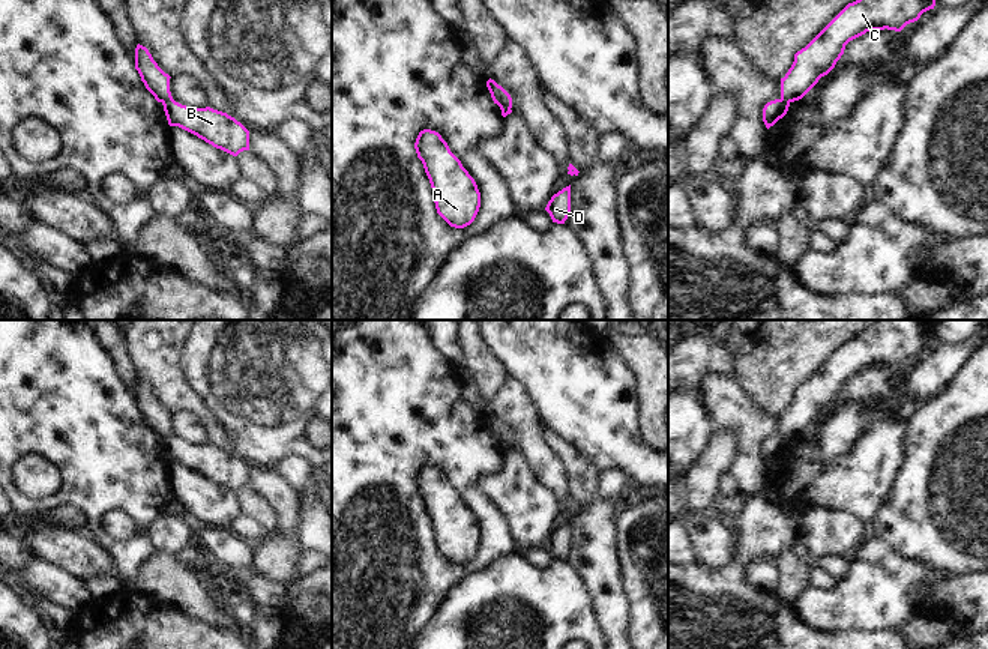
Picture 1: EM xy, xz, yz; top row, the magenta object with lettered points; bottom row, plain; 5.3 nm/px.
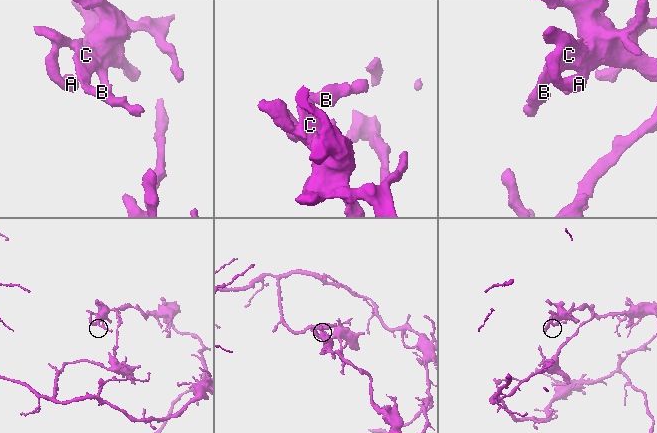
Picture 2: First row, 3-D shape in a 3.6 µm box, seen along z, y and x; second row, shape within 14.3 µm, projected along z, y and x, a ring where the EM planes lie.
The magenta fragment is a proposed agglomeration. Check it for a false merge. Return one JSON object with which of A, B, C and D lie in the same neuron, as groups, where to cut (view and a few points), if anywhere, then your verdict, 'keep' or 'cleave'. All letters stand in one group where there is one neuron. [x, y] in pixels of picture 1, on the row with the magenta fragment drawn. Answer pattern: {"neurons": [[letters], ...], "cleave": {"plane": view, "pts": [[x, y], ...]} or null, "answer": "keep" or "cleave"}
{"neurons": [["A", "C", "D"], ["B"]], "cleave": {"plane": "xz", "pts": [[491, 93], [509, 108]]}, "answer": "cleave"}

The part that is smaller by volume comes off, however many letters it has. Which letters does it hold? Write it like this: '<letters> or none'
B.

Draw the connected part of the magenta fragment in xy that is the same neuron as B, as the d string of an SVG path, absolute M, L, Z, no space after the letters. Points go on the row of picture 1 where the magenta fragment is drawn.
M174 99L162 105L170 126L179 126L233 156L249 150L249 131L227 113L210 107L189 108Z

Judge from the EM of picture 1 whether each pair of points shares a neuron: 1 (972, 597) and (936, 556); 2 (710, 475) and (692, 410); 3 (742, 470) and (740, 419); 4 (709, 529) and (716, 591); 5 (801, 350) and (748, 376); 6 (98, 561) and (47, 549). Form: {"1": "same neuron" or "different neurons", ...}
{"1": "different neurons", "2": "different neurons", "3": "same neuron", "4": "different neurons", "5": "same neuron", "6": "same neuron"}

